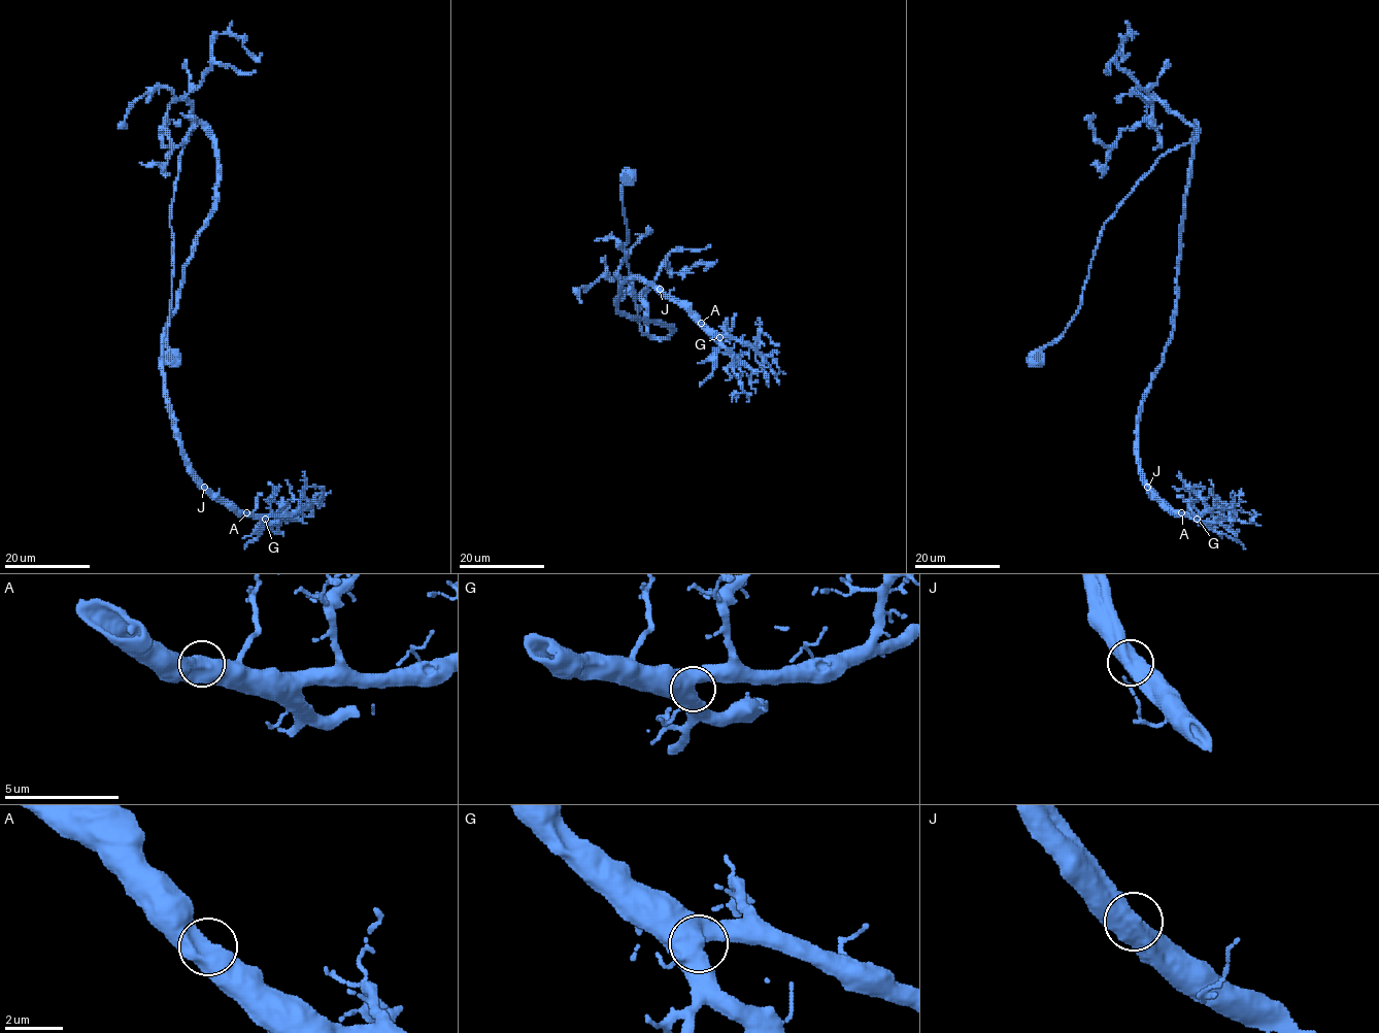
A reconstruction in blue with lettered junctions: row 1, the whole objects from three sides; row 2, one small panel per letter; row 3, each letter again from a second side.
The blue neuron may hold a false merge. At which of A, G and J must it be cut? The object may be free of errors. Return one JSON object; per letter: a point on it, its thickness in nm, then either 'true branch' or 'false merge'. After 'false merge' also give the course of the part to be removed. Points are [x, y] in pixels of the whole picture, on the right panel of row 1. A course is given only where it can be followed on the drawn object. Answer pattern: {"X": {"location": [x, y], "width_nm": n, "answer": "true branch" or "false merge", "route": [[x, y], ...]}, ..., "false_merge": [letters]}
{"A": {"location": [1181, 512], "width_nm": 600, "answer": "true branch"}, "G": {"location": [1197, 519], "width_nm": 600, "answer": "true branch"}, "J": {"location": [1147, 487], "width_nm": 650, "answer": "true branch"}, "false_merge": []}

